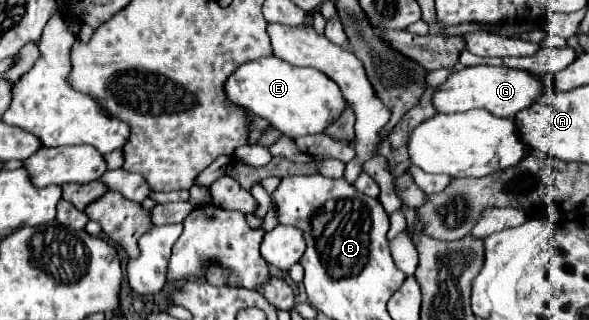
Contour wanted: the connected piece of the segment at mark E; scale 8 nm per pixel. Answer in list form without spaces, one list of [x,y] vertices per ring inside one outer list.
[[[271,55],[241,64],[225,82],[227,98],[257,116],[263,116],[287,138],[303,138],[323,132],[345,108],[341,90],[325,74],[310,67],[297,67]]]

